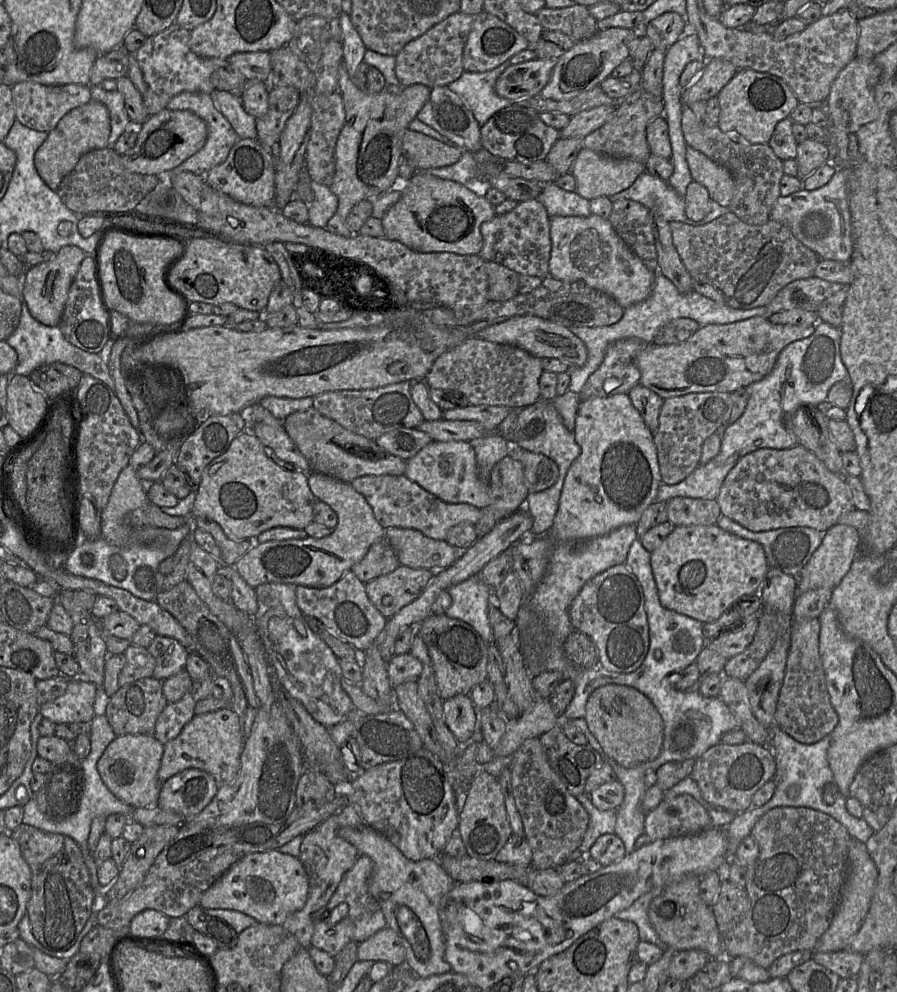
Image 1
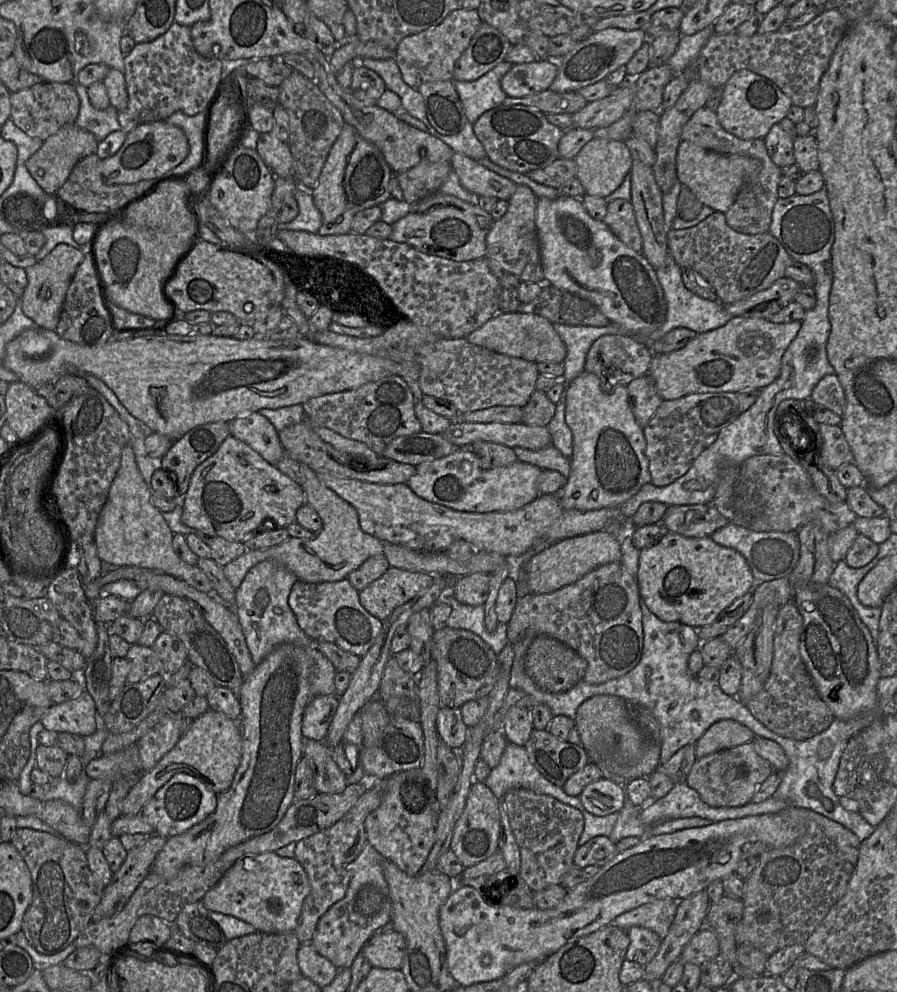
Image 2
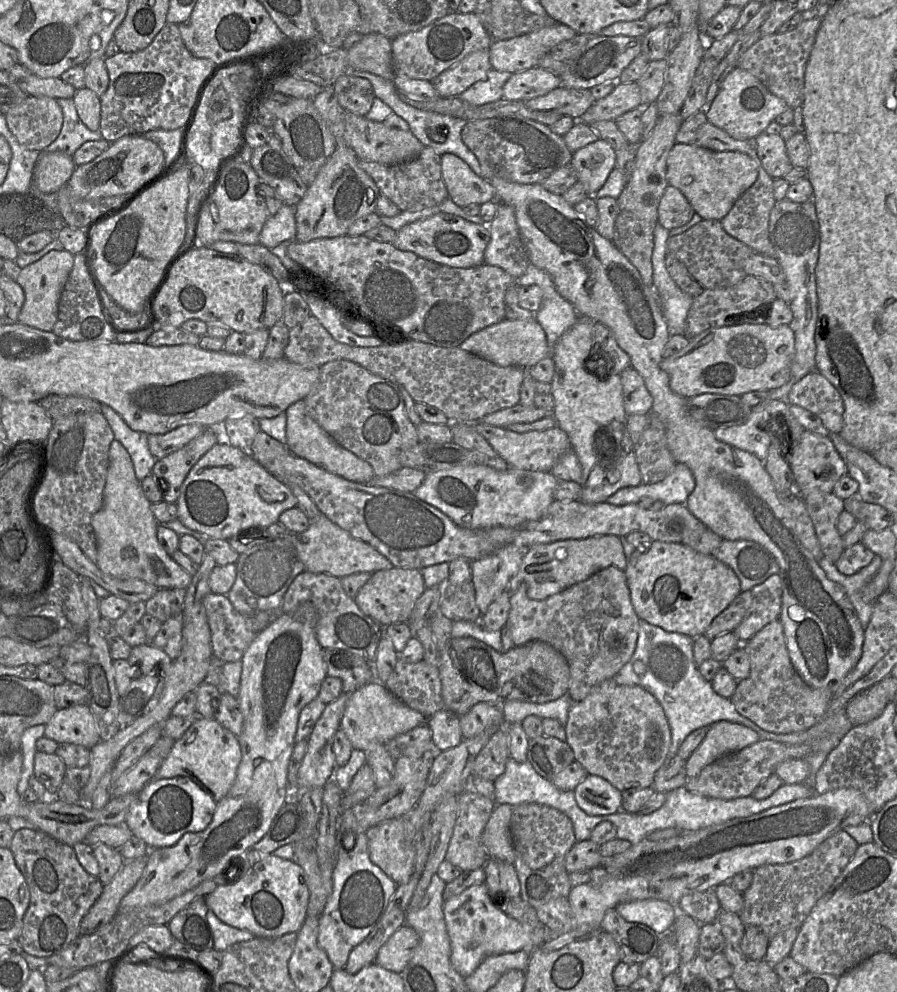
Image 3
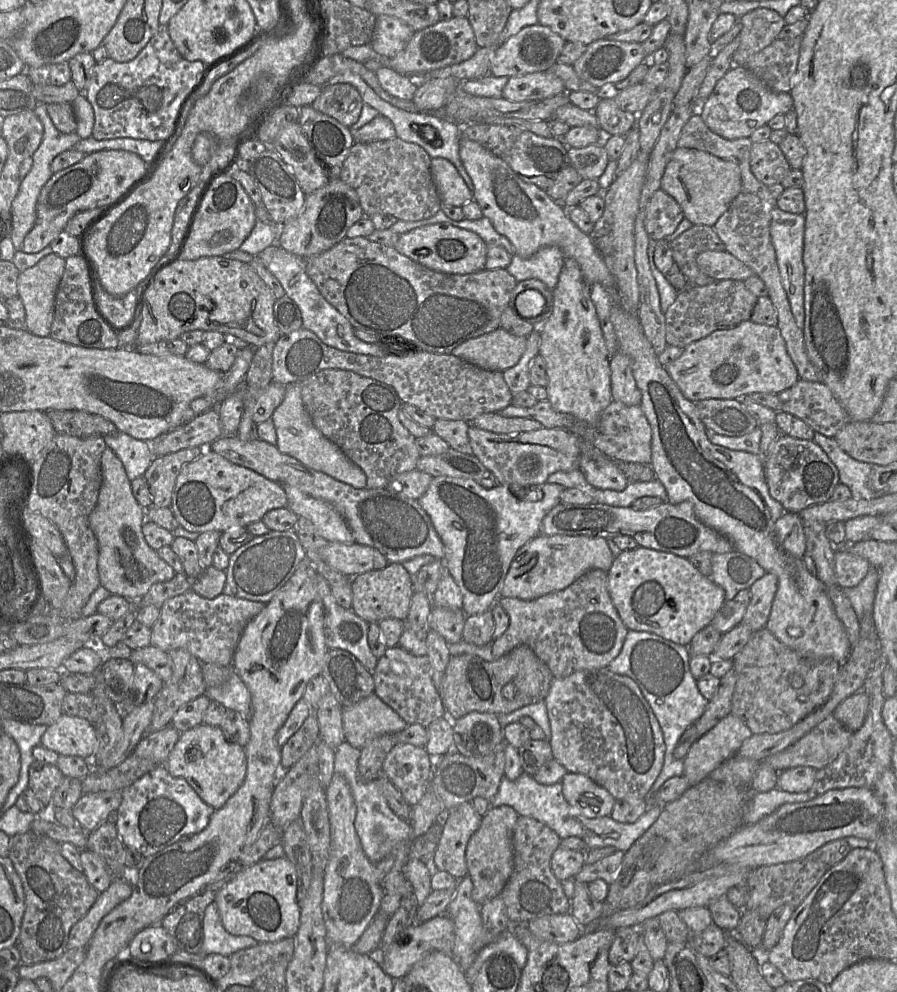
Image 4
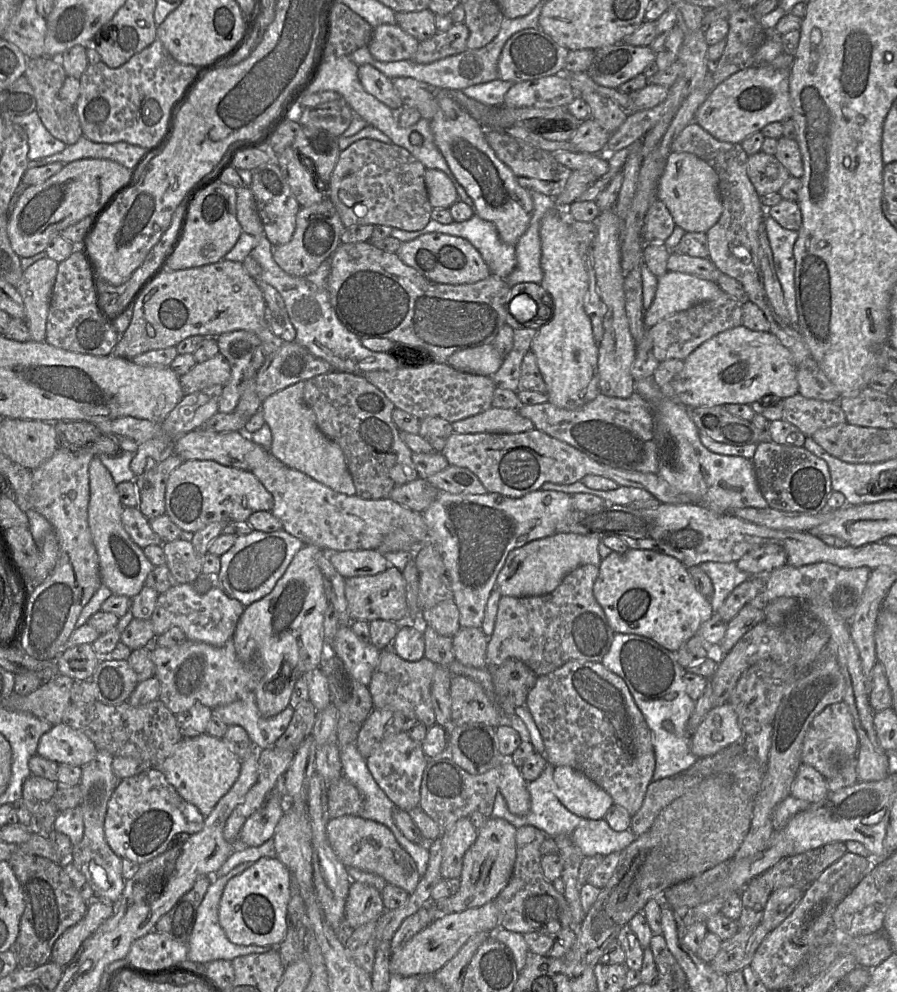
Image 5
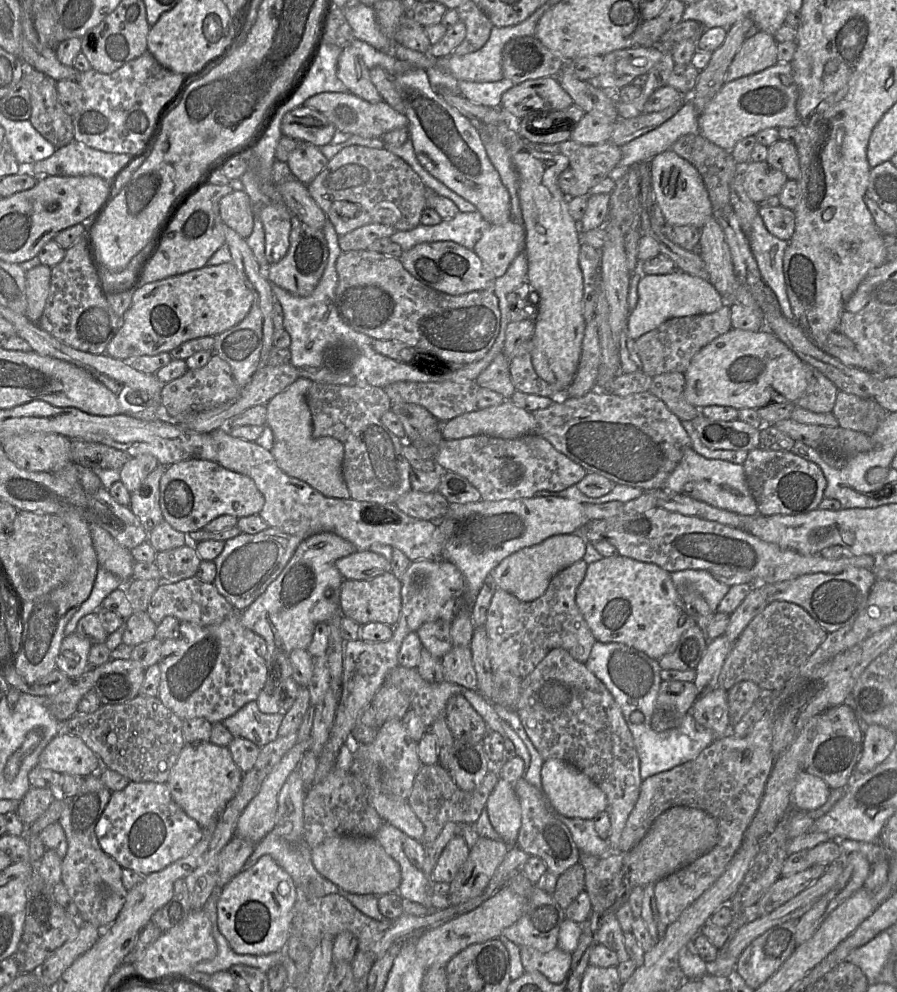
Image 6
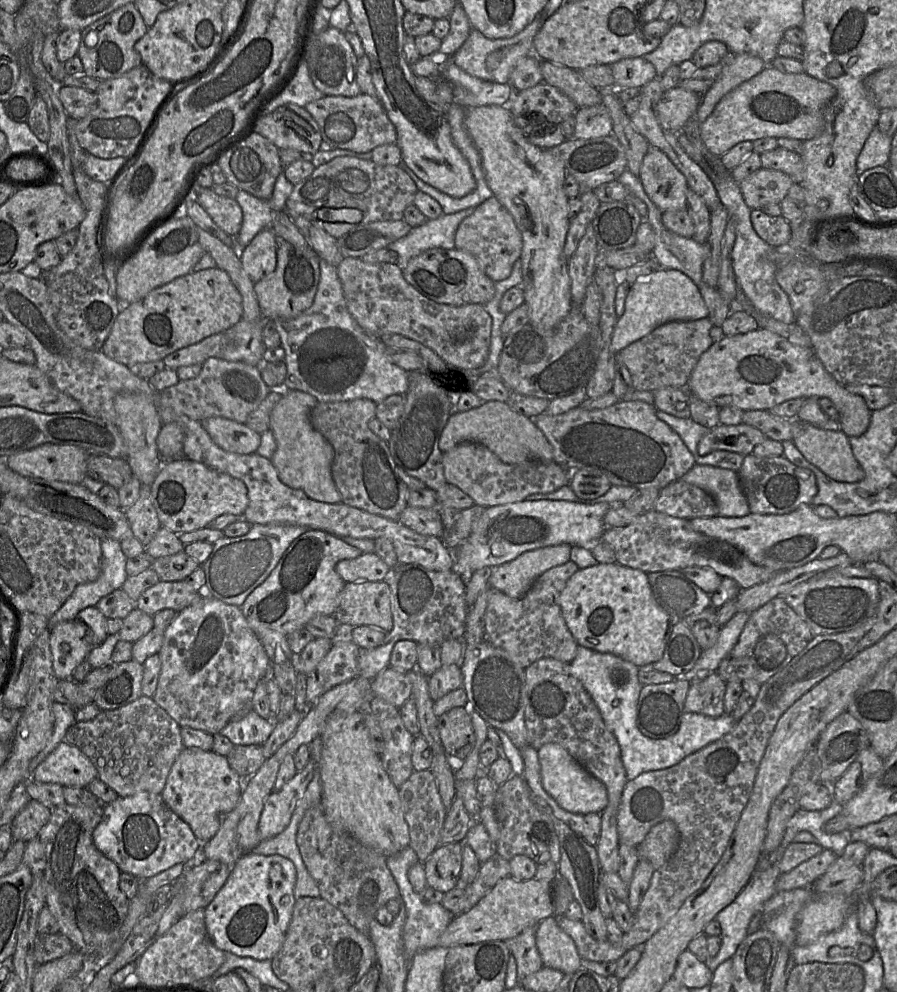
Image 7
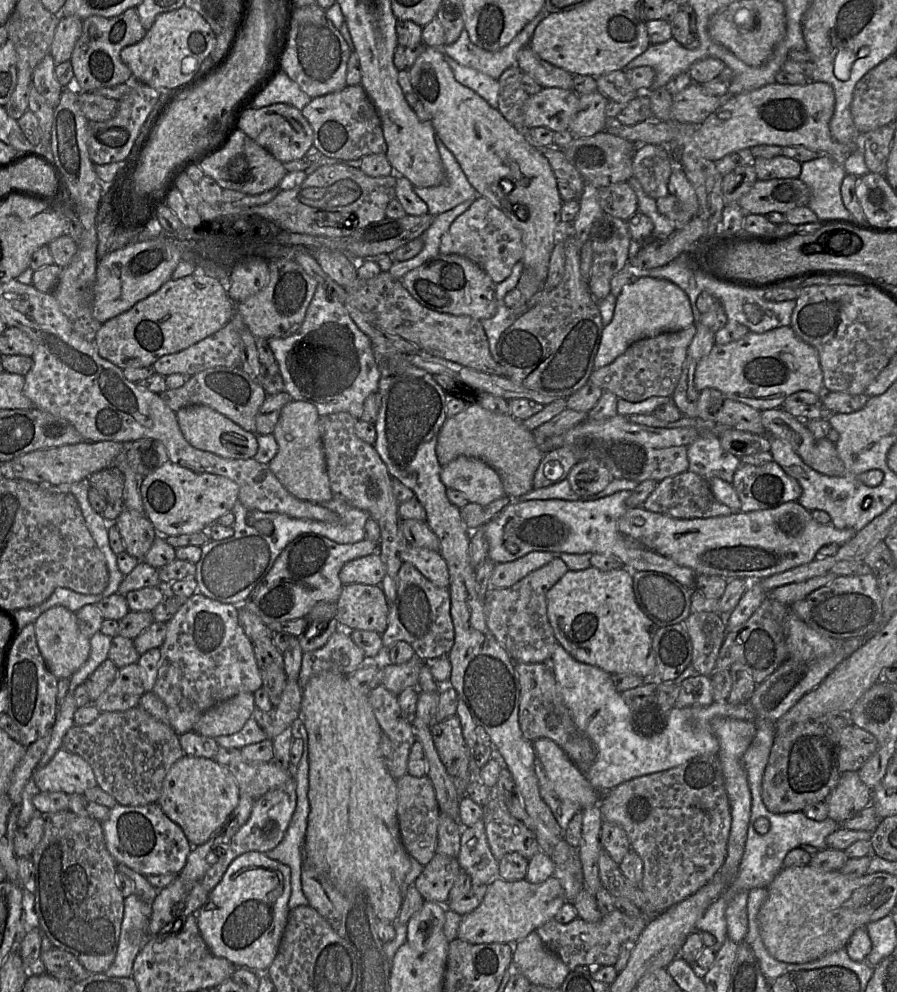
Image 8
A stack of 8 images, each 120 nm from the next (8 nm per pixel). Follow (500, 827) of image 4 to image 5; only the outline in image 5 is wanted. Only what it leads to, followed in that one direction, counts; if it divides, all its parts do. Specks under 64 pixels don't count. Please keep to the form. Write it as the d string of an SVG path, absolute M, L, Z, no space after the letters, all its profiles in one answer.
M488 817L478 830L475 842L463 856L459 889L445 899L430 902L438 909L439 914L460 912L469 908L482 906L497 898L507 886L516 859L516 827L502 818Z

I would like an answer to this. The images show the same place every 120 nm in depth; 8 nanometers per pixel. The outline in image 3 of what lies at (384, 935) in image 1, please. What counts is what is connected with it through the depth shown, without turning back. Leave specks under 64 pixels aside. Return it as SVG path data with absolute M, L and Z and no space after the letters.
M404 924L380 947L374 962L400 974L412 958L418 942L417 932Z

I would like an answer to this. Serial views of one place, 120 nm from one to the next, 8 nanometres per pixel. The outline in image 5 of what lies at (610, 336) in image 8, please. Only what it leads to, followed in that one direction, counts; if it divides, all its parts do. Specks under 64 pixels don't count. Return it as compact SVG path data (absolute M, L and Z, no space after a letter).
M668 271L658 277L655 297L644 311L643 323L646 329L651 328L677 312L717 298L722 292L716 282L692 274Z

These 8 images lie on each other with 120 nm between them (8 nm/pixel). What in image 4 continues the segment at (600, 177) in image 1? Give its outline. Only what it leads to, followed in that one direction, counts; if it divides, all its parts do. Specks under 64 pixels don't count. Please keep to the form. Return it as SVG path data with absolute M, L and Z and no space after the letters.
M595 143L583 148L567 149L570 165L583 179L598 180L609 162L608 154L602 143Z

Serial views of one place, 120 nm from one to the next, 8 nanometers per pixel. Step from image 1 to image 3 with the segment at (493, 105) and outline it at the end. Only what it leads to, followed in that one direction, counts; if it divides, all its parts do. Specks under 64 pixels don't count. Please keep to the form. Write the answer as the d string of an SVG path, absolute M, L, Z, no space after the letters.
M491 69L484 79L475 82L458 97L475 106L501 100L503 99L503 86L511 75L506 71Z

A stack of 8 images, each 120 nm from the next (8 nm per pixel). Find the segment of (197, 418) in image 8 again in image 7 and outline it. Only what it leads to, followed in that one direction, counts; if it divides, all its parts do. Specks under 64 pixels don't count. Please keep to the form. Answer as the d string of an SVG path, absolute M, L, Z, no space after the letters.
M216 416L200 422L214 443L227 452L251 454L261 443L261 434L237 421Z

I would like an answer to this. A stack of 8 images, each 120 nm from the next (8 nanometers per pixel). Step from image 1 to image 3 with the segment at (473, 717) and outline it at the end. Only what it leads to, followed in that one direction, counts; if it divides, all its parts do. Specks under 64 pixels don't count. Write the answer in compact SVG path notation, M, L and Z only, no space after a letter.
M444 708L427 719L432 734L432 745L436 751L445 751L463 741L459 716Z

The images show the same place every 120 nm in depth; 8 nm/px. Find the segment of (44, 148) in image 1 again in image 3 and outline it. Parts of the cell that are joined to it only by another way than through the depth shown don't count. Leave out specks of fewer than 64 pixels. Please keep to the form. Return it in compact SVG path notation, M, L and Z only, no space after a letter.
M62 151L41 152L34 167L34 187L45 194L57 193L76 167L72 155Z

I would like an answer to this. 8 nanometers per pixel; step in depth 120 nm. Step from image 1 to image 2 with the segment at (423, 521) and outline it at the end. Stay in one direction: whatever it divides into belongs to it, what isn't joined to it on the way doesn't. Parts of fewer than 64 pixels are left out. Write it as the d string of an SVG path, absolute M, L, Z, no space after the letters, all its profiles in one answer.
M317 472L319 480L333 490L343 500L351 504L358 513L361 529L382 542L389 542L420 552L446 552L456 540L468 542L475 551L490 552L504 555L507 558L517 558L524 554L534 543L549 543L552 545L559 540L584 535L599 530L617 527L622 518L619 507L607 507L595 510L580 511L565 509L558 494L543 494L530 504L504 512L472 513L456 511L442 505L429 502L417 496L407 484L378 484L337 477L326 472Z

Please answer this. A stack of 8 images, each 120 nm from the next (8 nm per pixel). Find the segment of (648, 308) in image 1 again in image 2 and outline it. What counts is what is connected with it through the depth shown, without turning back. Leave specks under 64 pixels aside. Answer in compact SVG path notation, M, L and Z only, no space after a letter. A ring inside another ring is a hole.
M669 252L665 265L656 269L656 277L663 289L667 304L667 314L663 325L650 335L650 343L660 339L675 328L683 327L697 334L701 334L722 327L733 318L733 316L724 309L724 305L717 299L713 301L703 299L687 290L682 281L681 270ZM555 323L553 328L566 345L566 357L562 363L564 373L560 379L565 386L584 371L587 353L591 345L599 337L612 334L627 334L614 324L603 327L591 327Z

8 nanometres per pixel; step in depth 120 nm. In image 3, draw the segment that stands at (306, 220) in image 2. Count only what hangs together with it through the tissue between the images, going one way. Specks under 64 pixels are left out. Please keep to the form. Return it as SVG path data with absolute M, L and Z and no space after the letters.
M284 204L281 209L265 222L259 244L273 249L279 244L290 243L296 237L296 206Z

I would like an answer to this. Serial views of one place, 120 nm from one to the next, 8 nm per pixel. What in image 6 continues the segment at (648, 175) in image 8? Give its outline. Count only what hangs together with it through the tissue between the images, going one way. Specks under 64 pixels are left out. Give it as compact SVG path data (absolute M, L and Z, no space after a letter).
M672 149L657 154L649 161L651 188L657 204L670 226L692 225L701 228L711 217L713 210L707 189L697 169Z

